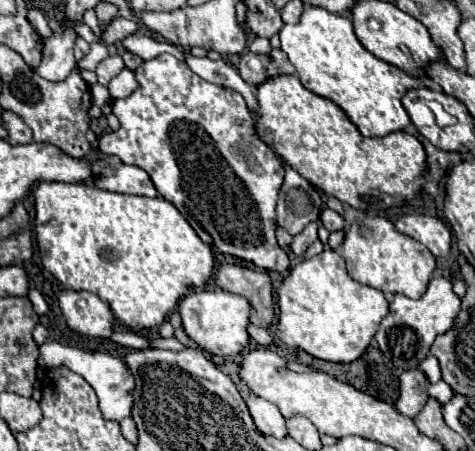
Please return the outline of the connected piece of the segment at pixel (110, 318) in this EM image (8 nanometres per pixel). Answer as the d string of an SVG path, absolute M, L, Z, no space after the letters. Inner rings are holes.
M64 290L58 296L58 304L72 330L94 338L110 338L114 334L114 312L96 294Z

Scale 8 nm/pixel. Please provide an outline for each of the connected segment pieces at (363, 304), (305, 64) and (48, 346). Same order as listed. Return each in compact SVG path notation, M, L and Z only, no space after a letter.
M324 248L322 254L300 262L294 266L284 278L280 290L278 290L278 306L280 306L280 318L276 326L276 338L280 338L288 348L300 348L308 352L314 358L328 360L328 362L354 362L358 360L364 350L368 348L372 336L376 334L380 322L388 314L388 302L380 290L374 290L366 284L356 282L348 270L344 258L330 248Z
M306 6L300 22L286 24L280 30L280 42L302 86L338 104L364 136L386 136L410 124L400 100L406 90L418 88L418 82L398 66L370 54L356 38L350 18L318 6Z
M44 342L40 346L40 360L38 360L38 364L40 364L42 370L60 368L60 364L62 364L62 366L70 368L72 372L80 374L94 388L94 392L98 396L102 418L122 422L124 418L130 416L134 384L132 384L132 378L128 374L126 364L120 358L114 358L110 354L104 354L104 352L86 352L86 350L70 348L70 346L64 346L60 342Z

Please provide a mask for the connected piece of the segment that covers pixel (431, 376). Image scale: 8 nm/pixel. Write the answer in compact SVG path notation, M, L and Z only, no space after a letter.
M428 354L428 356L422 360L420 368L424 370L424 374L428 376L428 380L430 380L430 382L438 382L438 380L442 378L442 372L440 372L440 364L438 364L438 360L436 360L432 354Z

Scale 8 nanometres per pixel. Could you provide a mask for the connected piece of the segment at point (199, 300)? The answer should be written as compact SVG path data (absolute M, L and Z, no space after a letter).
M220 288L216 290L196 290L188 296L184 296L178 304L178 312L182 316L182 326L186 334L204 350L216 354L216 356L234 356L240 354L242 348L248 344L250 336L246 332L248 316L250 316L250 304L244 296L224 292Z

